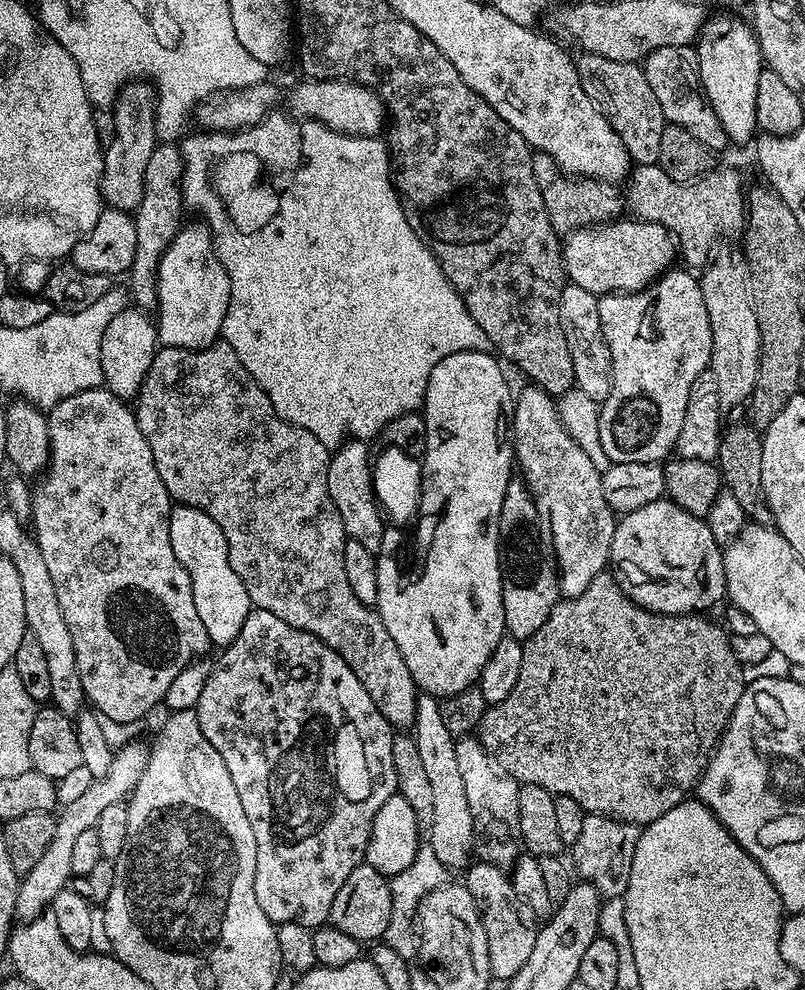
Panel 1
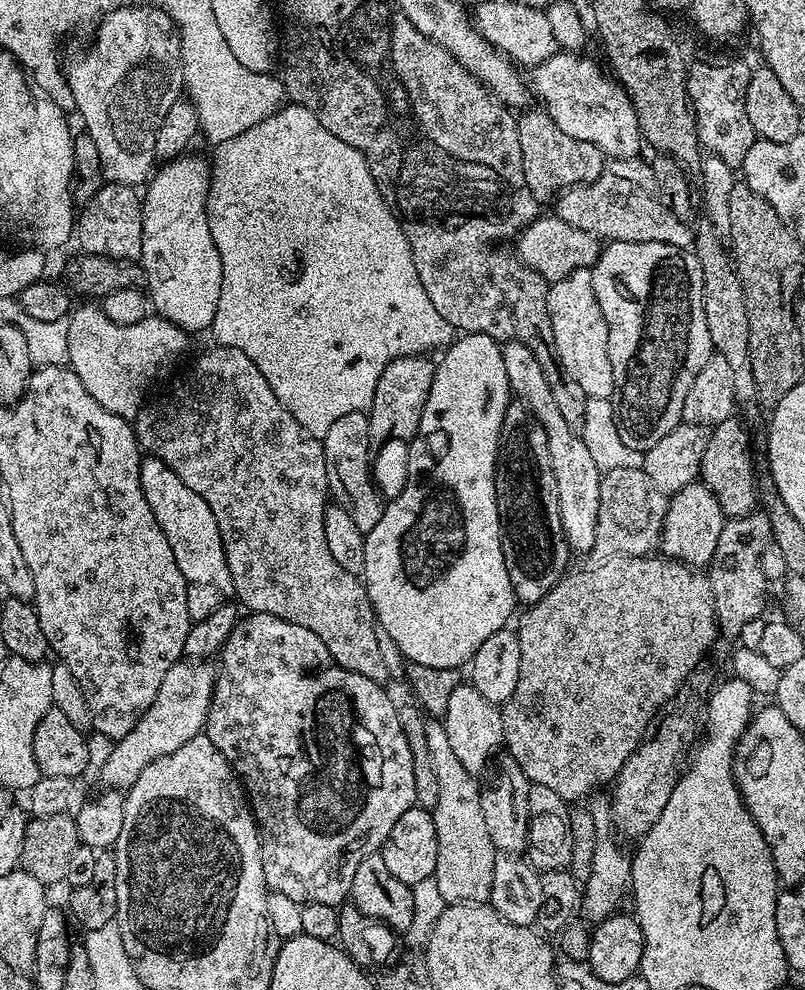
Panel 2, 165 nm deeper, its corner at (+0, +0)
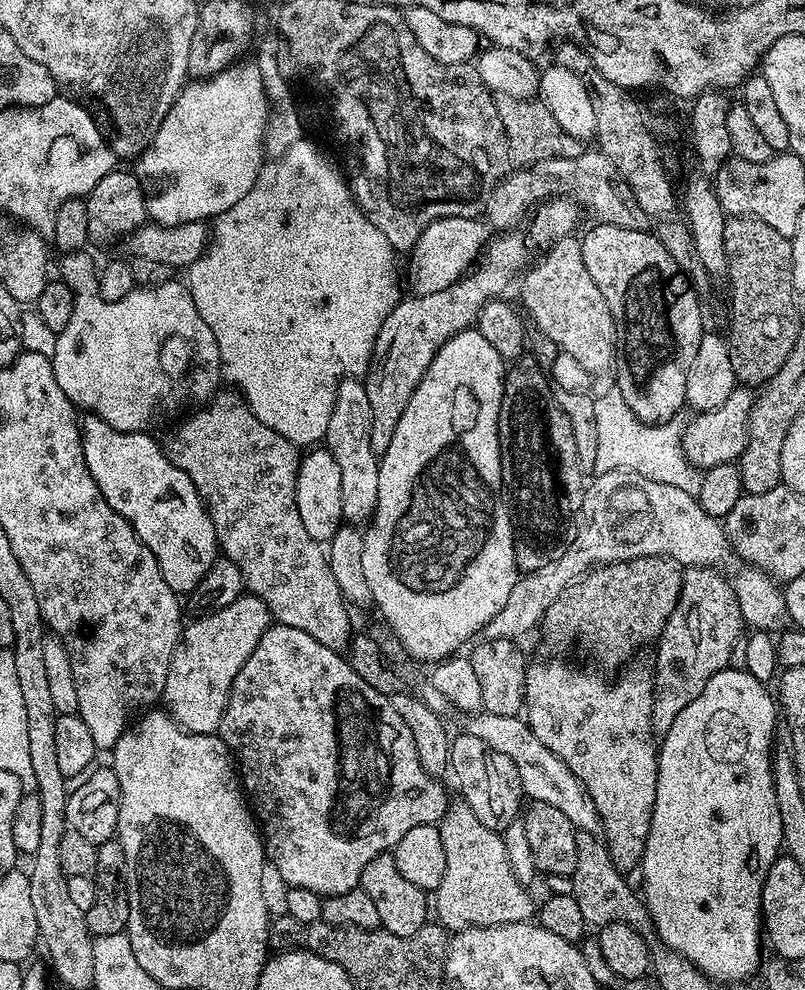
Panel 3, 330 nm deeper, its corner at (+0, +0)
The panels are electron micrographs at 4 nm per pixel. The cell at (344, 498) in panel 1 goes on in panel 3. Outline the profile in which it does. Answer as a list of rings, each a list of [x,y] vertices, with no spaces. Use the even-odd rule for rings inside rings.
[[[363,379],[341,380],[323,443],[328,452],[334,454],[334,462],[338,462],[338,471],[342,474],[342,514],[349,525],[367,525],[376,512],[380,462],[370,446],[370,421],[370,397],[366,394]]]

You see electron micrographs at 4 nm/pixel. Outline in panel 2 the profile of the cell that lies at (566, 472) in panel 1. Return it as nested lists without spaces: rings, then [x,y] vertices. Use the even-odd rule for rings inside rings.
[[[510,340],[501,347],[500,353],[506,362],[509,389],[515,395],[516,392],[520,395],[517,396],[519,403],[525,404],[546,430],[550,466],[554,470],[558,486],[558,510],[562,518],[564,537],[568,539],[568,547],[573,553],[591,553],[596,546],[601,470],[590,455],[583,435],[562,419],[558,405],[554,402],[554,390],[550,390],[550,382],[546,382],[546,374],[538,363],[538,358],[534,358],[534,350],[530,350],[530,346],[522,346],[522,342]]]

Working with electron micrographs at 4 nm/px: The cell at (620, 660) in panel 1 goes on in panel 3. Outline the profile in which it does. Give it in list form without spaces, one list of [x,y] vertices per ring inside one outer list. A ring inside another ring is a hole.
[[[643,556],[633,560],[620,560],[616,564],[601,564],[575,580],[546,610],[542,629],[556,644],[580,639],[580,644],[596,660],[608,668],[619,669],[633,659],[643,644],[659,641],[662,630],[679,600],[685,569],[669,556]]]

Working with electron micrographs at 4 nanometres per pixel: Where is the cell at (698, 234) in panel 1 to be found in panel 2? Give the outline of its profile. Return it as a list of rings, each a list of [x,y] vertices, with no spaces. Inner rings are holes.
[[[640,158],[631,160],[609,159],[604,165],[602,174],[594,182],[590,182],[589,184],[576,184],[573,188],[565,188],[563,192],[559,193],[559,195],[555,197],[555,215],[560,216],[562,218],[562,222],[570,222],[570,226],[578,226],[578,230],[586,230],[591,236],[599,236],[608,242],[613,240],[617,240],[618,242],[666,242],[670,246],[691,249],[694,244],[694,232],[690,227],[689,221],[679,220],[677,216],[675,216],[674,213],[672,213],[672,211],[662,203],[656,190],[656,183],[654,182],[651,163],[644,161],[643,164],[642,161],[643,159]]]

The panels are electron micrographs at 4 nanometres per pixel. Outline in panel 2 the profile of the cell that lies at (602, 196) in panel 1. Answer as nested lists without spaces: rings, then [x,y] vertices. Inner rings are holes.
[[[524,110],[519,113],[516,129],[518,130],[518,146],[522,146],[522,170],[526,174],[526,186],[530,186],[530,194],[537,202],[544,202],[548,199],[551,201],[565,188],[573,188],[576,184],[589,184],[599,178],[604,169],[606,157],[594,142],[570,138],[565,131],[561,131],[555,125],[554,118],[548,116],[544,110],[528,111]]]

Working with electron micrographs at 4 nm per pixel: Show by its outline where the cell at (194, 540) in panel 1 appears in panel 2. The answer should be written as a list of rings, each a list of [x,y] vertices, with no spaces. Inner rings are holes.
[[[141,459],[140,486],[146,502],[150,502],[150,510],[154,510],[154,518],[162,534],[166,534],[166,542],[170,542],[170,550],[174,550],[174,562],[178,570],[182,570],[182,578],[188,587],[186,606],[189,621],[206,618],[206,614],[212,614],[234,596],[218,522],[214,522],[210,506],[206,506],[206,502],[202,502],[202,498],[198,498],[198,494],[194,494],[194,490],[190,490],[174,470],[170,470],[170,466],[158,459]]]

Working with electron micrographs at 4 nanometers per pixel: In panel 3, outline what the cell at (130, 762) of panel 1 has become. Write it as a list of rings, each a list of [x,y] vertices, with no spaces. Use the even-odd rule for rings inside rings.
[[[245,594],[230,602],[230,606],[201,615],[189,628],[187,625],[181,631],[162,697],[163,707],[179,727],[186,732],[207,736],[219,729],[238,670],[242,670],[246,658],[254,652],[254,646],[258,646],[258,638],[262,638],[272,623],[266,602]]]

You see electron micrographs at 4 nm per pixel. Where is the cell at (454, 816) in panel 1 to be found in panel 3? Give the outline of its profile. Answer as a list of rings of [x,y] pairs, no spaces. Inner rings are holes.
[[[465,802],[449,803],[444,817],[438,825],[442,834],[442,846],[446,846],[446,874],[442,874],[442,882],[434,890],[436,904],[435,919],[453,933],[463,928],[485,928],[486,926],[502,926],[503,924],[523,924],[534,916],[534,904],[527,896],[525,885],[518,882],[514,870],[510,870],[510,858],[506,854],[506,846],[501,833],[487,829],[478,822],[478,817]]]

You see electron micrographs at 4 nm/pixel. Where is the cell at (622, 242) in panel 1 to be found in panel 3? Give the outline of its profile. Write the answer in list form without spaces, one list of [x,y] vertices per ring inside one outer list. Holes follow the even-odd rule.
[[[447,216],[432,220],[413,246],[408,260],[406,284],[418,296],[434,294],[434,290],[446,290],[455,280],[460,280],[479,261],[490,240],[490,228],[476,216]]]

